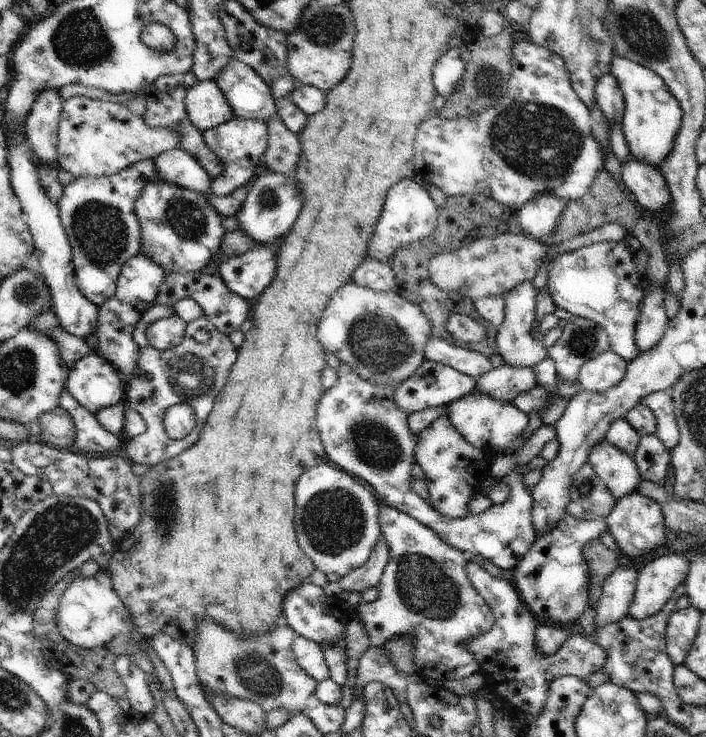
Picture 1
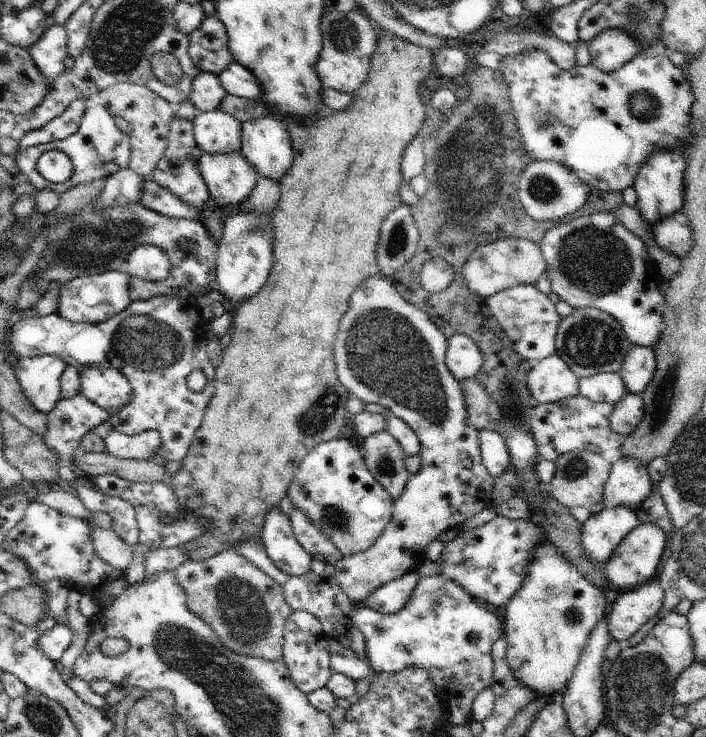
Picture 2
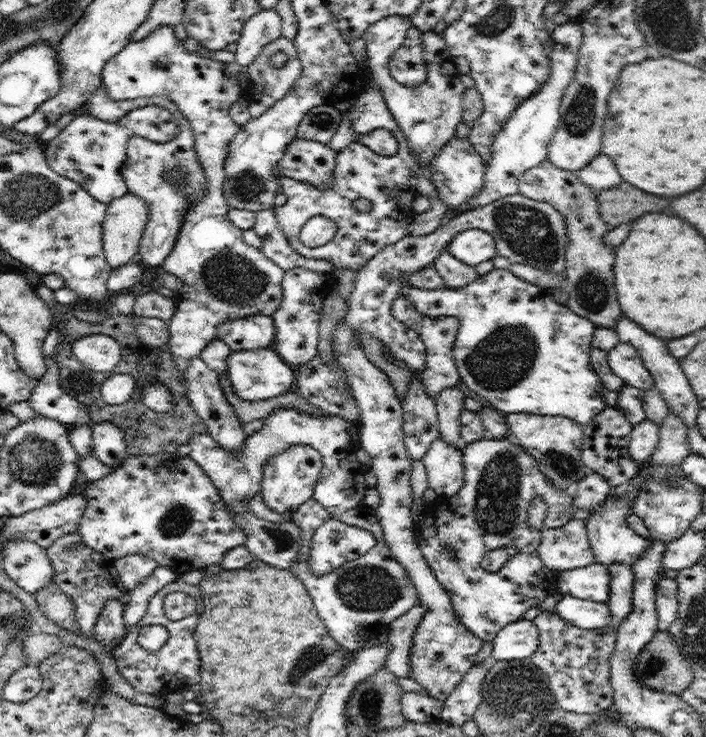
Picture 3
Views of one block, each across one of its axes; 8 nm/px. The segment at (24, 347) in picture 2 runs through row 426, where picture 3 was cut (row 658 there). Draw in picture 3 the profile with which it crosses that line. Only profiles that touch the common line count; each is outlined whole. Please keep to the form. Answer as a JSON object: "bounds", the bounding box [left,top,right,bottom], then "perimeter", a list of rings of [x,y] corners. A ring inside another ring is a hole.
{"bounds":[110,578,202,699],"perimeter":[[[177,578],[170,584],[158,589],[155,595],[149,600],[146,614],[134,626],[127,628],[125,639],[110,652],[113,656],[118,672],[136,692],[155,695],[159,699],[165,699],[168,694],[176,691],[186,691],[196,689],[200,682],[200,658],[194,636],[198,618],[202,614],[202,598],[199,585],[190,585]],[[177,590],[185,592],[192,596],[196,602],[194,614],[184,617],[180,620],[170,622],[164,615],[164,597],[170,592]],[[148,624],[161,624],[168,630],[168,639],[163,647],[155,653],[149,653],[136,641],[138,631],[142,626]]]}

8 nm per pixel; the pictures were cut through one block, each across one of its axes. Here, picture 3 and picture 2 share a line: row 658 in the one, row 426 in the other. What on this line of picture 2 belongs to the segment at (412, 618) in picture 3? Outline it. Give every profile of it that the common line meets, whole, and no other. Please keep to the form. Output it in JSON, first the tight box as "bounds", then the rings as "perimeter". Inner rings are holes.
{"bounds":[363,403,422,457],"perimeter":[[[365,403],[363,410],[386,416],[388,424],[385,430],[388,430],[396,438],[400,446],[402,446],[405,457],[419,455],[422,446],[418,436],[410,426],[406,425],[400,418],[397,418],[390,409],[386,409],[384,406],[376,403]]]}

